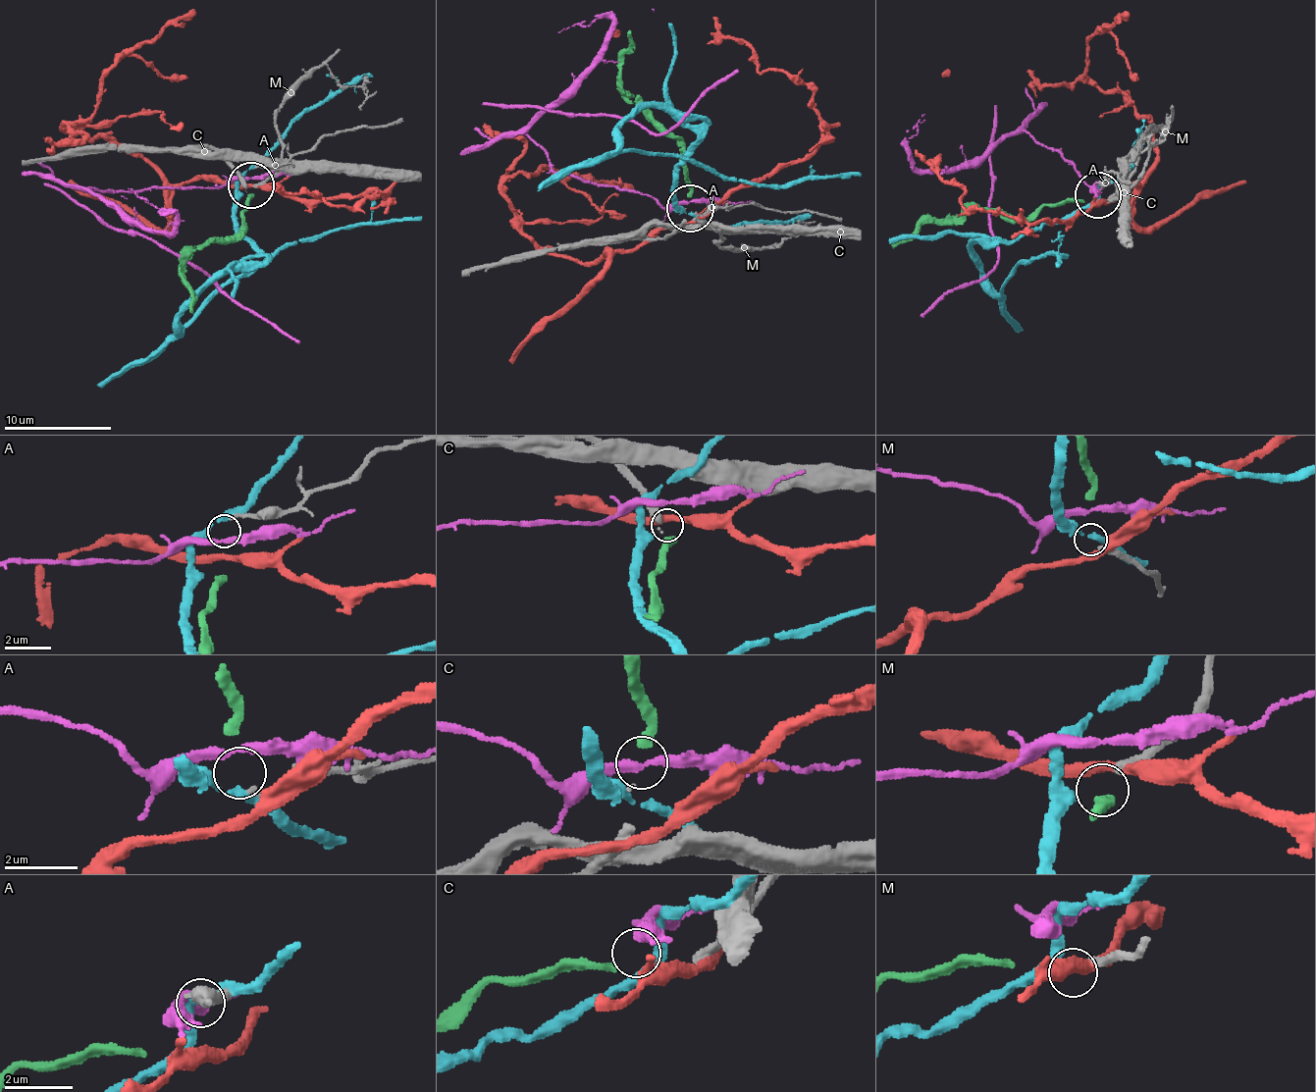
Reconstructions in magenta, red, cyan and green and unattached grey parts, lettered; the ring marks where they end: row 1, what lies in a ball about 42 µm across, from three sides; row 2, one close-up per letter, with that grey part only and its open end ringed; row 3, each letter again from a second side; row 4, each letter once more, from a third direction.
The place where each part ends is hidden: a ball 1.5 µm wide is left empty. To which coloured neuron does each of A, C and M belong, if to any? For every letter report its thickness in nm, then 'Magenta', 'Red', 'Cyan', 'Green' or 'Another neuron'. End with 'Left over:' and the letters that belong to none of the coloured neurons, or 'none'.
A: Thickness 130 nm. Another neuron
C: Thickness 30 nm. Green
M: Thickness 240 nm. Cyan
Left over: A

